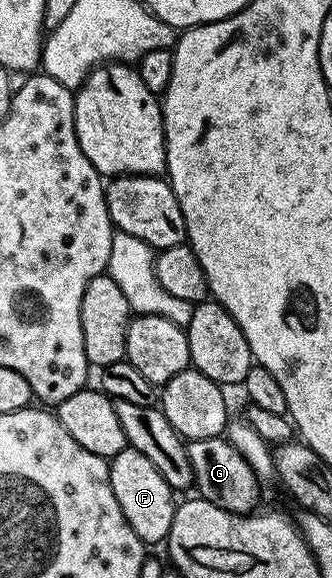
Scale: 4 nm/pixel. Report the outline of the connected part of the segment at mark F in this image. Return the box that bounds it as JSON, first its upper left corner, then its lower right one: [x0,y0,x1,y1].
[109,447,177,544]

